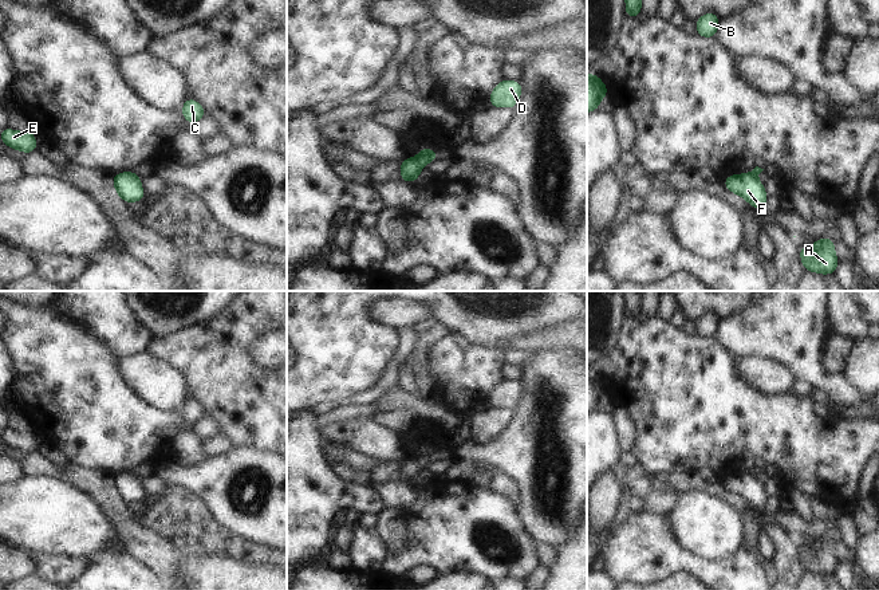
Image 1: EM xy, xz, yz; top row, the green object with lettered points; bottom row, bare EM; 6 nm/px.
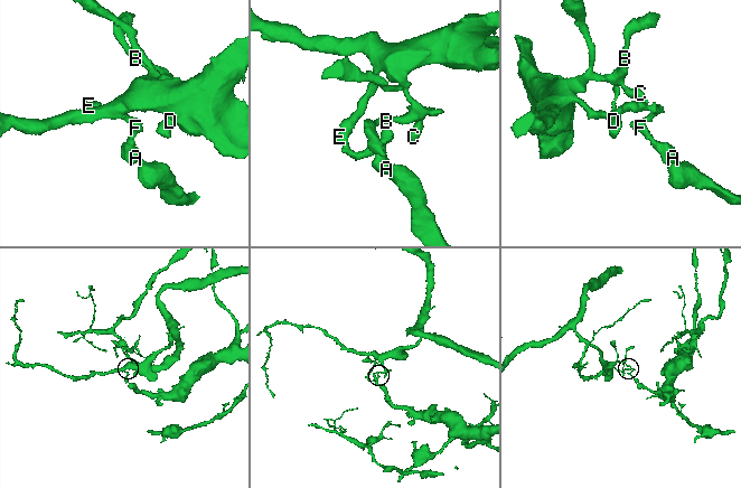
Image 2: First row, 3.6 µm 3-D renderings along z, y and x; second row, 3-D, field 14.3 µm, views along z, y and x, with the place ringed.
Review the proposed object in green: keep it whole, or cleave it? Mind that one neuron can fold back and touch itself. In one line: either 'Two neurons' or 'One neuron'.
Two neurons

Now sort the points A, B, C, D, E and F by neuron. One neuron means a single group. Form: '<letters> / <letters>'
A F / B C D E

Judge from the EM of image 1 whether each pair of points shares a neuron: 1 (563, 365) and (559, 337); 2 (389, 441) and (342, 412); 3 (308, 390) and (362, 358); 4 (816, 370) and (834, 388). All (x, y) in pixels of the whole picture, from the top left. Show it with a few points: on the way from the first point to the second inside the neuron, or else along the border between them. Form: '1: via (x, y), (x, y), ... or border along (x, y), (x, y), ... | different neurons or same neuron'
1: border along (572, 349), (537, 350) | different neurons
2: border along (371, 416), (345, 417), (322, 427) | different neurons
3: via (322, 377), (341, 358), (349, 358) | same neuron
4: via (820, 374), (830, 384) | same neuron

